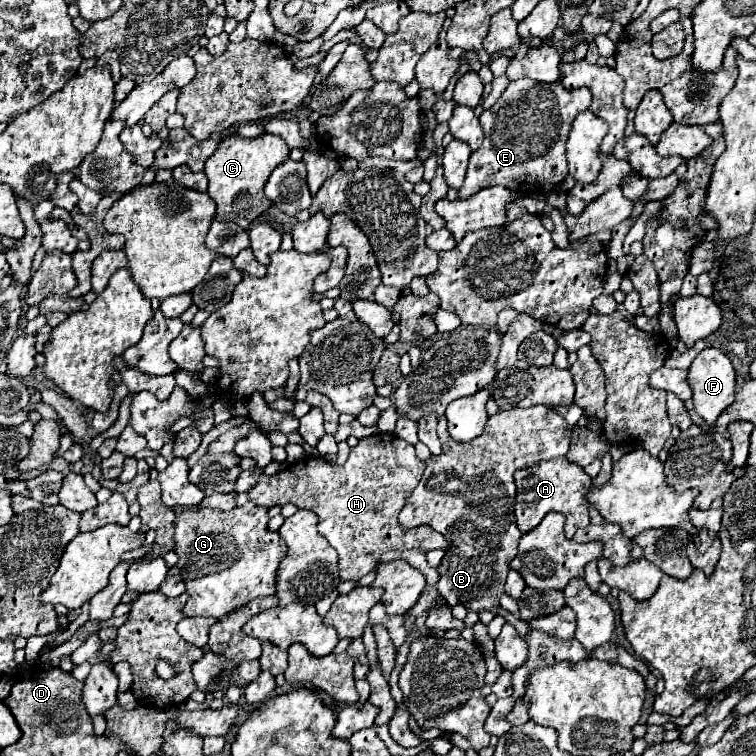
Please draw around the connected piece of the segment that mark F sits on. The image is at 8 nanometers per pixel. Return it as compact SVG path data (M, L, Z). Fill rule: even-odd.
M705 347L695 357L695 361L689 367L687 383L693 391L695 413L699 417L703 417L709 425L713 425L713 421L719 417L719 413L735 401L735 369L733 369L729 357L717 347Z

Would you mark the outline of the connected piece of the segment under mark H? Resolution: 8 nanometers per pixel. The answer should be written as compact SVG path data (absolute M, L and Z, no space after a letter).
M377 433L359 439L343 465L329 463L321 457L309 457L285 467L277 475L261 475L257 485L249 491L249 501L261 507L293 503L299 509L315 511L319 517L319 533L339 553L339 577L343 581L359 581L377 565L377 559L391 549L419 549L427 553L447 547L445 537L429 525L403 529L397 521L405 499L409 499L421 481L423 471L425 463L415 457L413 445L397 435Z

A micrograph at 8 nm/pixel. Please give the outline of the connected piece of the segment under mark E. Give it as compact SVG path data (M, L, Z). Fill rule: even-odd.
M529 79L511 81L497 103L479 117L485 141L471 153L459 199L467 199L479 189L493 185L503 185L515 193L547 195L567 175L567 133L575 115L585 111L591 99L591 91L585 87L571 91L561 87L561 83L537 83Z

